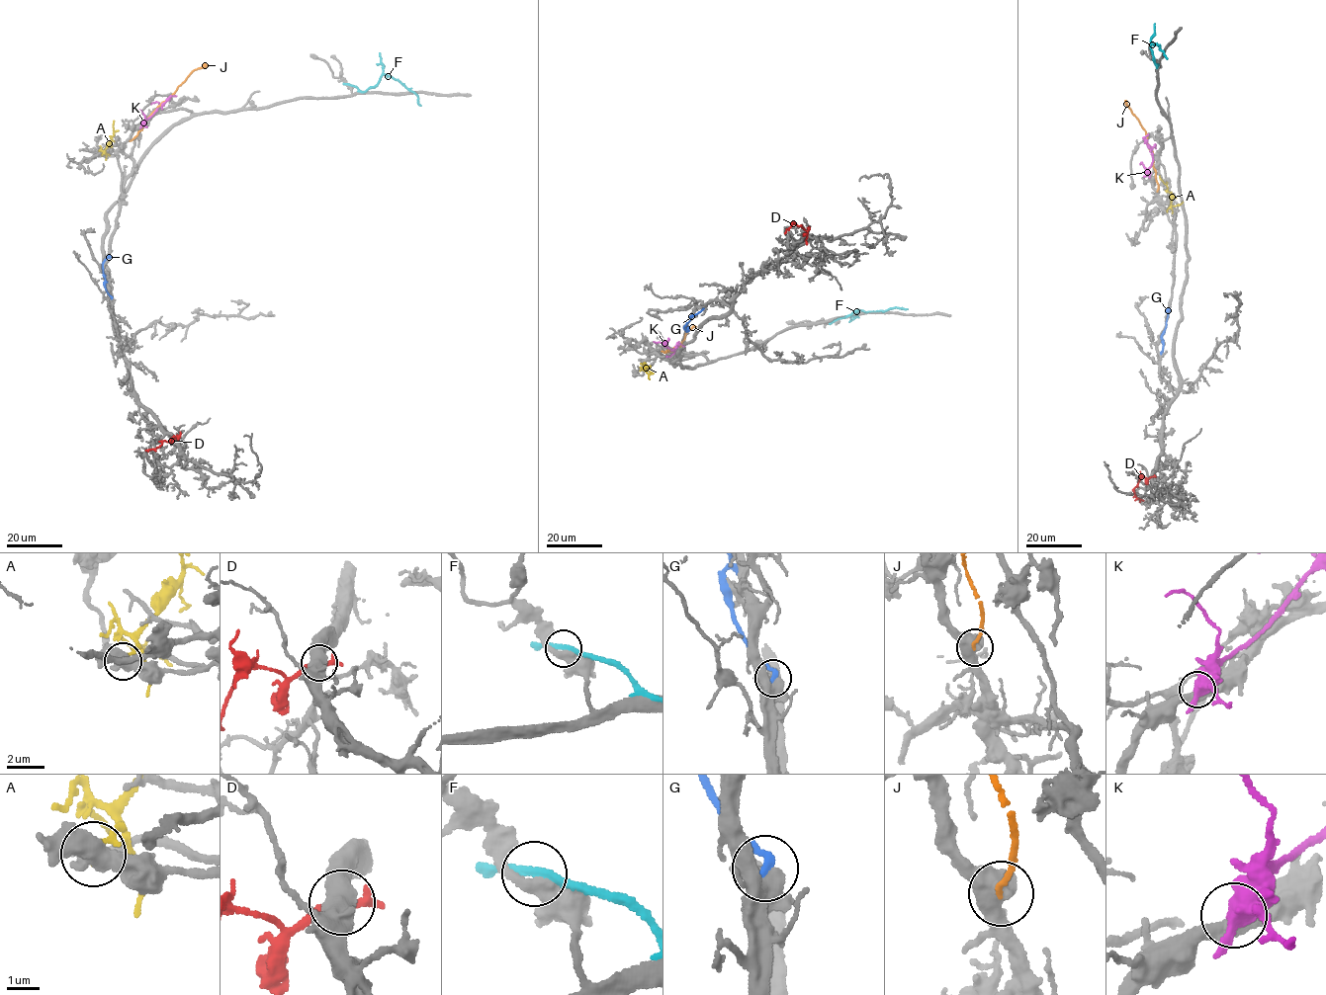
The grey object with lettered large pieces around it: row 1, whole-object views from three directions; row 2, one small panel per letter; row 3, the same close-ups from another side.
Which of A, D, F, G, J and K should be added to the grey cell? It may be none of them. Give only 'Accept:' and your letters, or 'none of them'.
Accept: none of them

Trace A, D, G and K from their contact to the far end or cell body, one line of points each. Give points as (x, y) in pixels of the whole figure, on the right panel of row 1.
A: (1167, 211), (1172, 196), (1159, 175)
D: (1152, 476), (1140, 477), (1133, 488), (1136, 498), (1142, 500)
G: (1161, 353), (1168, 307)
K: (1150, 173), (1153, 158), (1145, 136), (1148, 133)

